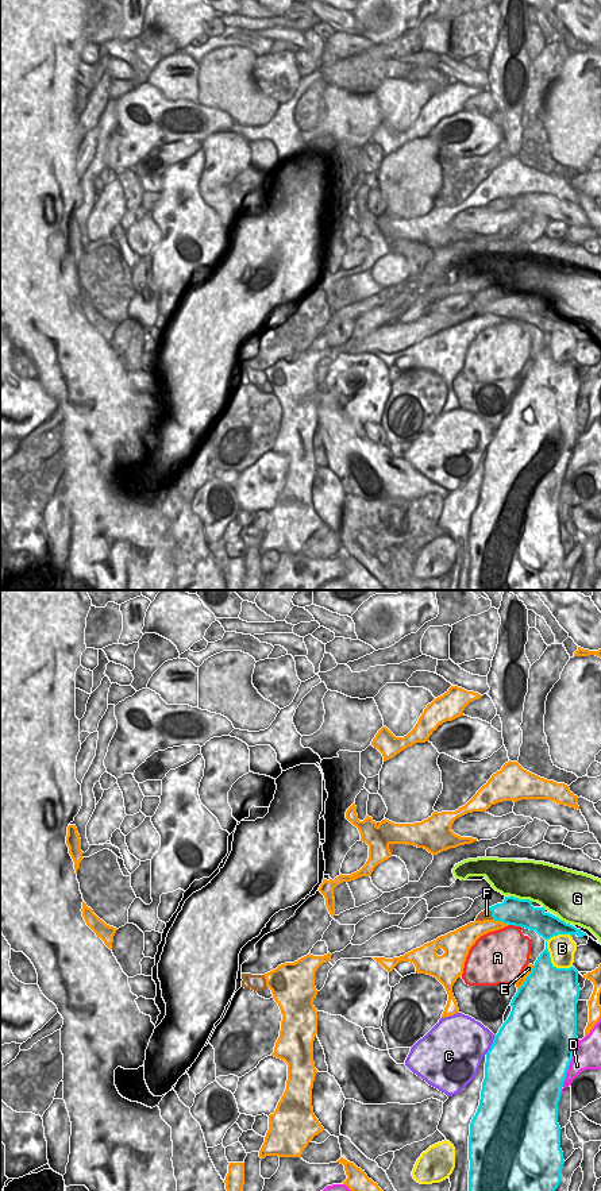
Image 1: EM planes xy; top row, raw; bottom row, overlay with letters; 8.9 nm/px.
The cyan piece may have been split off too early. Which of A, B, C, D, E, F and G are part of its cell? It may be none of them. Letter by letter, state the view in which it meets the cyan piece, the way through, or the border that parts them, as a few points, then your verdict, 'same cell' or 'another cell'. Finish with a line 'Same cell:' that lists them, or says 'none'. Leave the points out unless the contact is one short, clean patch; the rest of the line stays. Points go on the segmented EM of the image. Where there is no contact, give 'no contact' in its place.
A: meets cyan in xy; another cell
B: meets cyan in xy; another cell
C: meets cyan in xy; another cell
D: meets cyan in xy; another cell
E: meets cyan in xy; another cell
F: meets cyan in xy; border along xy (488, 909), (493, 918); another cell
G: meets cyan in xy; border along xy (509, 895), (532, 901); another cell
Same cell: none

